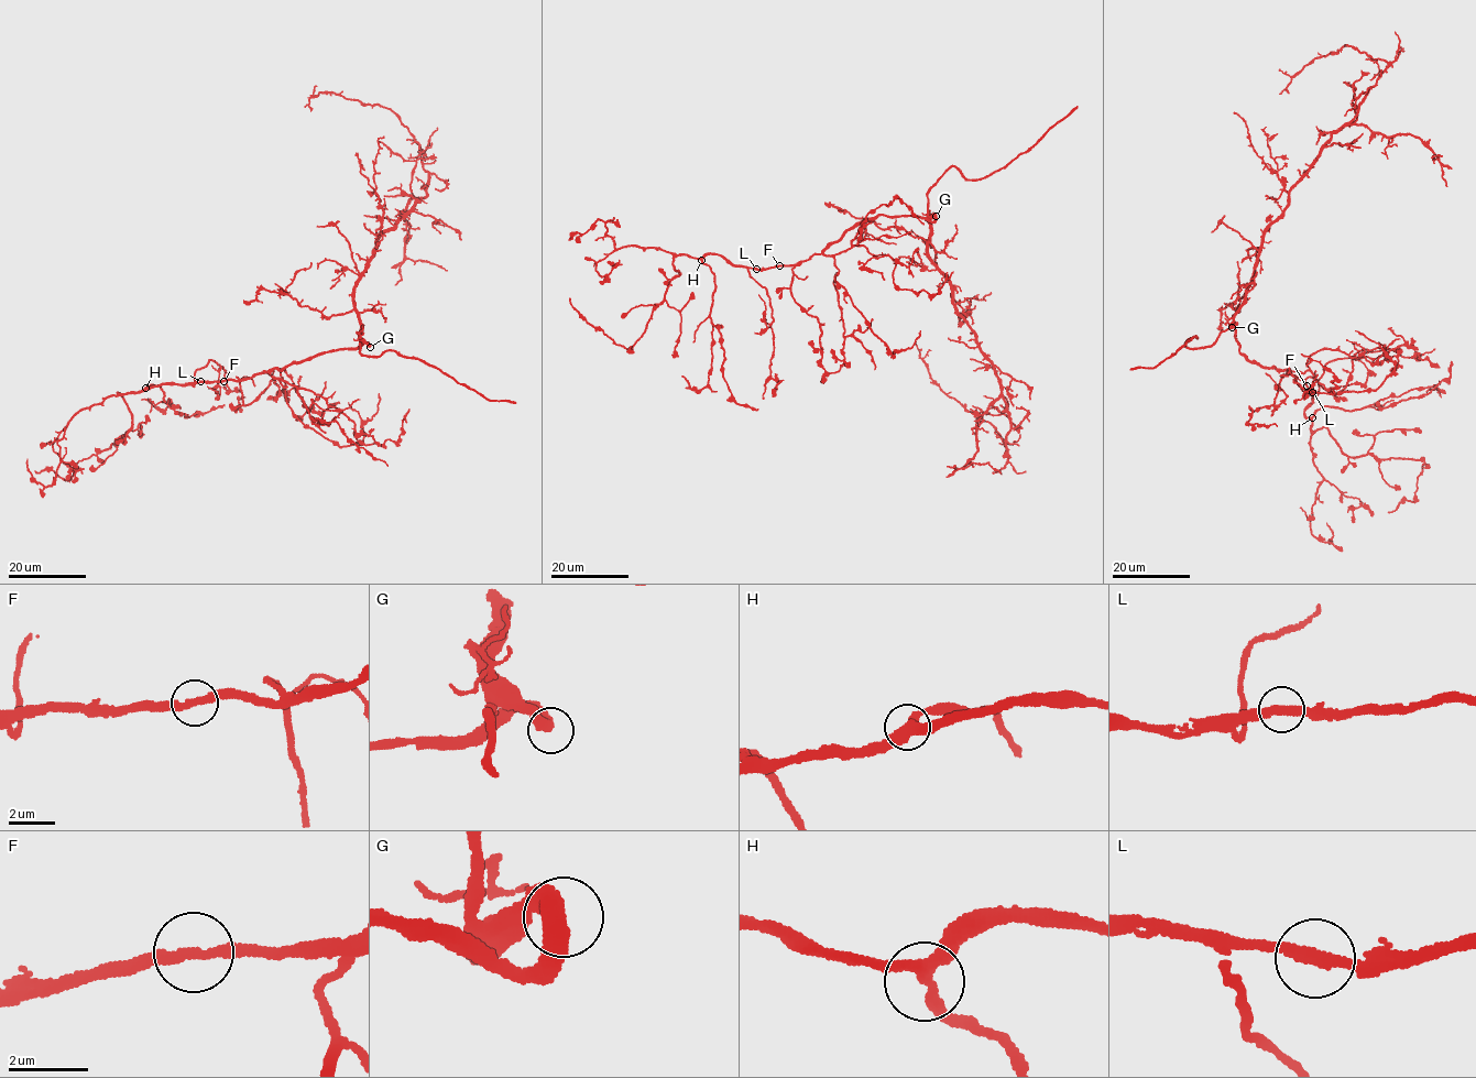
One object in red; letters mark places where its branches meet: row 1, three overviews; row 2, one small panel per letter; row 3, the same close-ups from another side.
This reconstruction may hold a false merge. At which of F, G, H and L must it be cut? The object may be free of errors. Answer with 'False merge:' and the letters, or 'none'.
False merge: none

